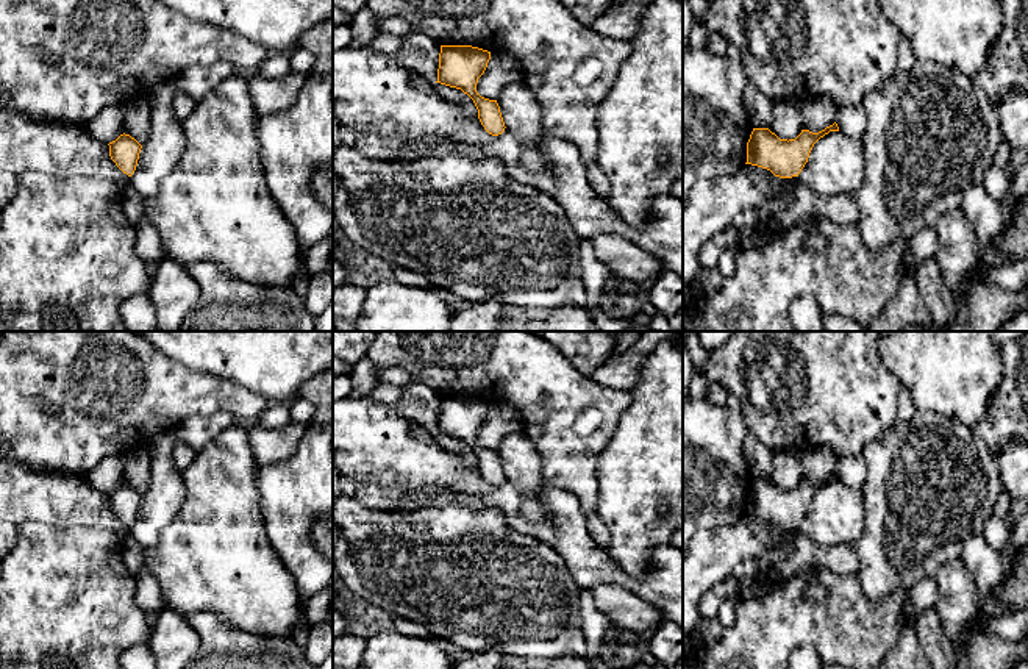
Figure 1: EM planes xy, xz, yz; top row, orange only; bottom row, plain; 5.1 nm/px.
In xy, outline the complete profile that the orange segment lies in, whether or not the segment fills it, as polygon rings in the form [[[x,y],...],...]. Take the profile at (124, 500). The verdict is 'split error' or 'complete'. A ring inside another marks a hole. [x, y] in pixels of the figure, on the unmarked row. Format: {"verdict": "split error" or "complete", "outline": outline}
{"verdict": "complete", "outline": [[[120,485],[116,491],[109,492],[109,506],[116,516],[131,527],[136,521],[142,495],[130,485]]]}

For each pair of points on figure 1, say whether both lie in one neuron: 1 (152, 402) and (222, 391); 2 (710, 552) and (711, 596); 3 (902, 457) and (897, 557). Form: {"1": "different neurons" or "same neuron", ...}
{"1": "same neuron", "2": "different neurons", "3": "same neuron"}

